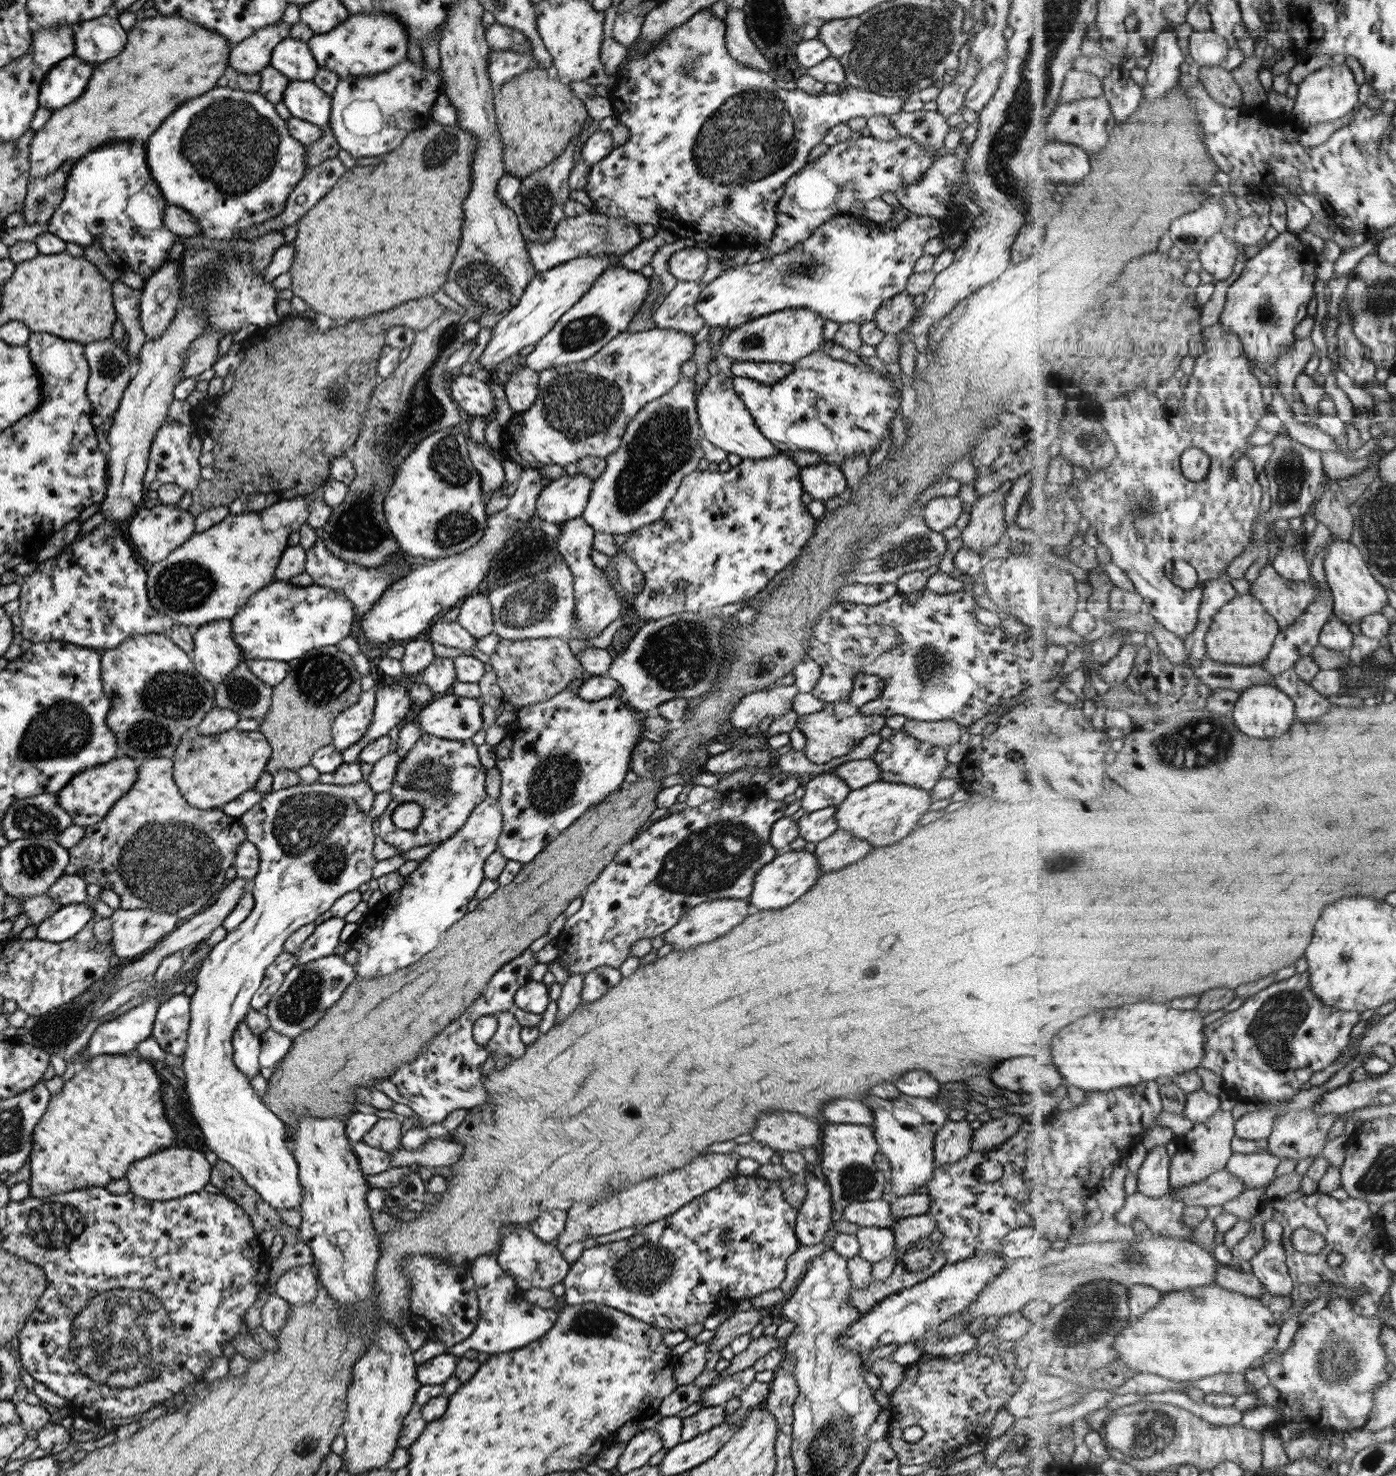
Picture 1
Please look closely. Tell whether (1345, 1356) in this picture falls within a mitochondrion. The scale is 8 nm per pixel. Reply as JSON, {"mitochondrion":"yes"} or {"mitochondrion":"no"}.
{"mitochondrion":"yes"}

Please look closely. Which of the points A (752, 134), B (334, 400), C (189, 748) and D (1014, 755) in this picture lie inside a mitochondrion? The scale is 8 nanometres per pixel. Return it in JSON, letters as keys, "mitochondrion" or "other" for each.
{"A":"mitochondrion","B":"mitochondrion","C":"mitochondrion","D":"other"}

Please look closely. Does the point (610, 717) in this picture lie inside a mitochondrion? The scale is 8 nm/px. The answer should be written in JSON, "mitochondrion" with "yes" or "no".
{"mitochondrion":"no"}

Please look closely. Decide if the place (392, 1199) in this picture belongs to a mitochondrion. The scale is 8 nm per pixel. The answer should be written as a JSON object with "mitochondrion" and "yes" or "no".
{"mitochondrion":"no"}

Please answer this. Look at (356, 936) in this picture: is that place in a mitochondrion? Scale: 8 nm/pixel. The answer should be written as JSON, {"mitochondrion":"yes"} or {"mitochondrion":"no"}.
{"mitochondrion":"no"}

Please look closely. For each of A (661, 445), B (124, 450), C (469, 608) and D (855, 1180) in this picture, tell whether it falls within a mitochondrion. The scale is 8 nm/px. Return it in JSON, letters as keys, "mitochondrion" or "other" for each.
{"A":"mitochondrion","B":"other","C":"other","D":"mitochondrion"}

